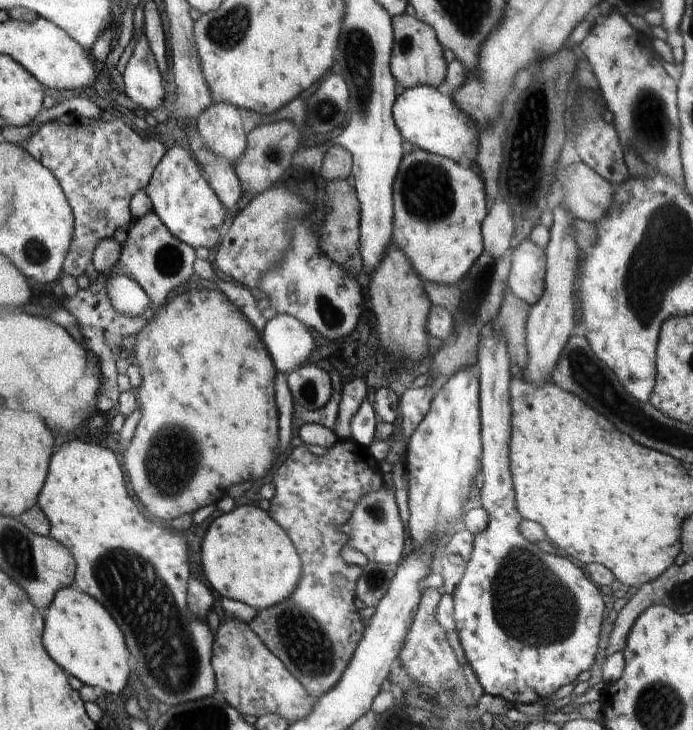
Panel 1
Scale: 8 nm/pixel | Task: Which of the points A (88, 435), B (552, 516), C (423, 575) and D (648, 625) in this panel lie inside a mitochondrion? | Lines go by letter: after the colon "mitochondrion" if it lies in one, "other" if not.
A: other
B: other
C: other
D: other

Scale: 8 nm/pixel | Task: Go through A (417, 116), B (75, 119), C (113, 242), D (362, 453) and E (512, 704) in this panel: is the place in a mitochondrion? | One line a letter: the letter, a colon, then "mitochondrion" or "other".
A: other
B: other
C: other
D: other
E: other

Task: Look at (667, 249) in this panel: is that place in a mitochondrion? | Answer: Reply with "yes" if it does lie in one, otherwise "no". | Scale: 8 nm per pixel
yes

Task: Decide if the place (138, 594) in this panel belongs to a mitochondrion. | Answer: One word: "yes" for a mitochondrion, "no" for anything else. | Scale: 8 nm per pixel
yes

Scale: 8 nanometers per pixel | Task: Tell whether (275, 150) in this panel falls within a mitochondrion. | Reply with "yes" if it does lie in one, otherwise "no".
yes

